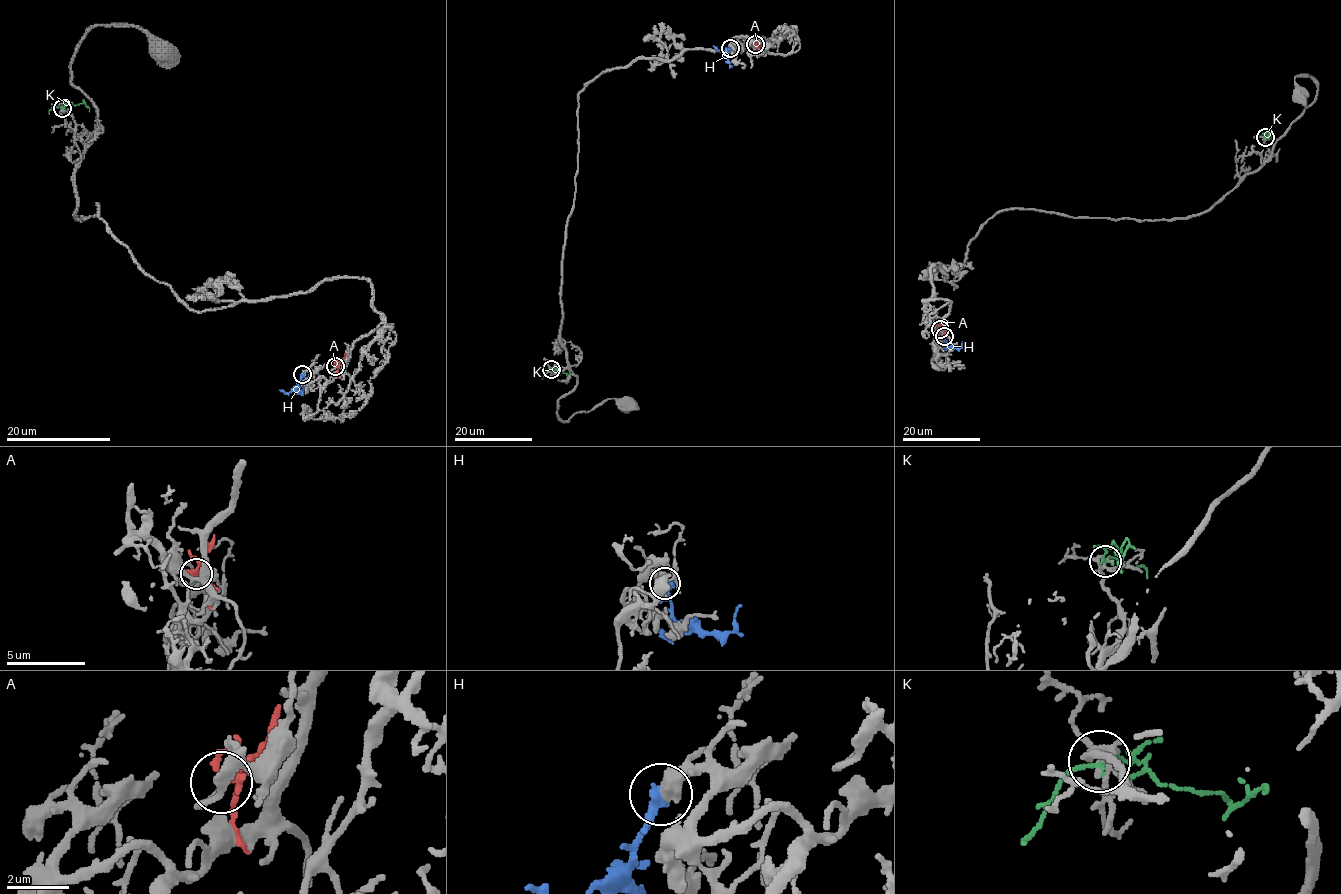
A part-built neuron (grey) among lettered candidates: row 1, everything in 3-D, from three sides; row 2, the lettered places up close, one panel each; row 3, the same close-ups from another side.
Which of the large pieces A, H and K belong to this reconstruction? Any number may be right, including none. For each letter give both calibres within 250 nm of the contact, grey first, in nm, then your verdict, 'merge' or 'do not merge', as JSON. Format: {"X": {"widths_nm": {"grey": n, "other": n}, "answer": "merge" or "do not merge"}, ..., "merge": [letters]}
{"A": {"widths_nm": {"grey": 160, "other": 200}, "answer": "do not merge"}, "H": {"widths_nm": {"grey": 550, "other": 360}, "answer": "do not merge"}, "K": {"widths_nm": {"grey": 200, "other": 140}, "answer": "do not merge"}, "merge": []}

